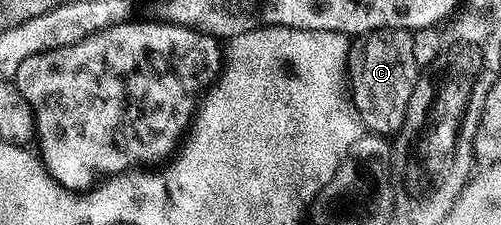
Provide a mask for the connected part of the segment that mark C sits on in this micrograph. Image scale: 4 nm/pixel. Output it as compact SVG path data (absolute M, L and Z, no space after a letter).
M375 30L351 43L348 51L348 85L354 108L365 131L392 136L402 128L414 84L422 67L414 60L414 40L406 30Z

